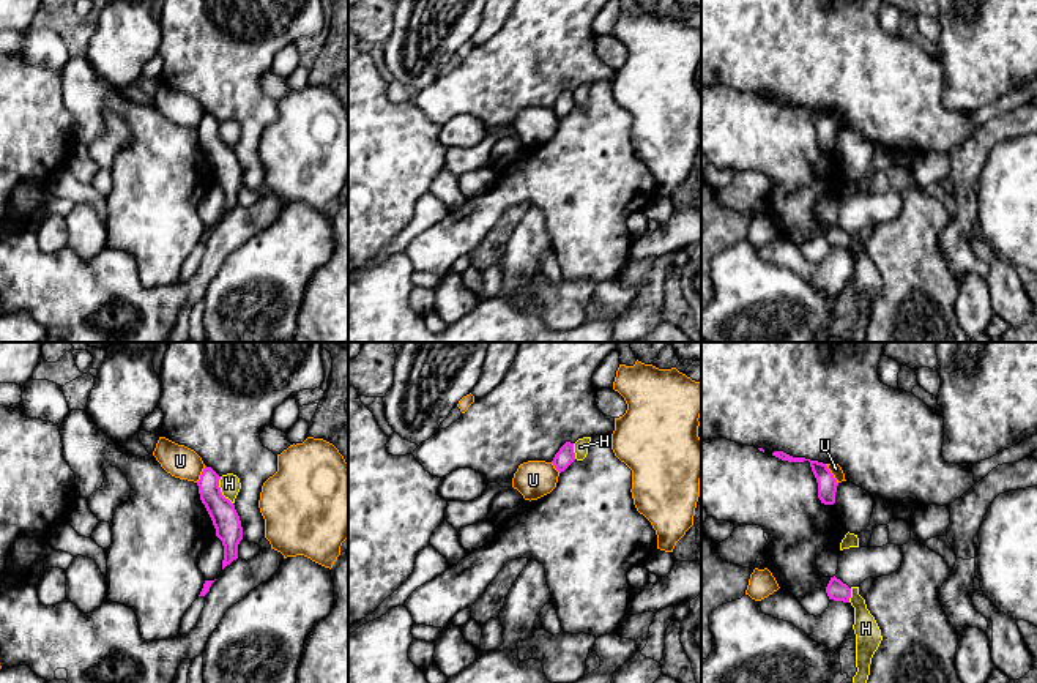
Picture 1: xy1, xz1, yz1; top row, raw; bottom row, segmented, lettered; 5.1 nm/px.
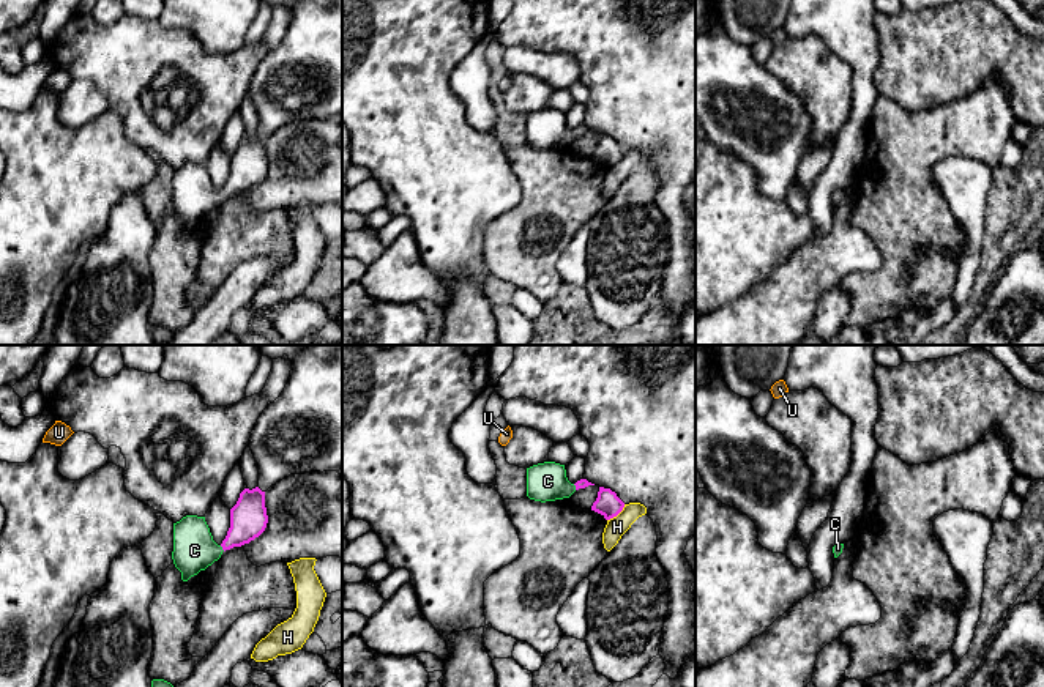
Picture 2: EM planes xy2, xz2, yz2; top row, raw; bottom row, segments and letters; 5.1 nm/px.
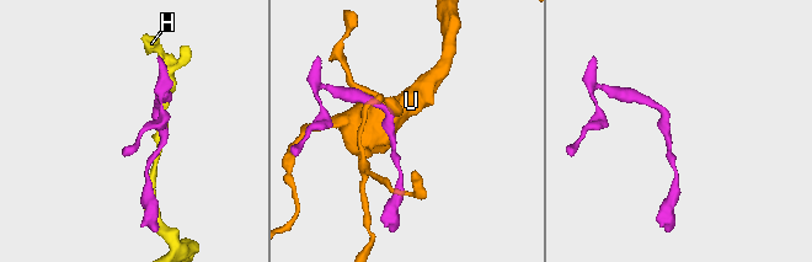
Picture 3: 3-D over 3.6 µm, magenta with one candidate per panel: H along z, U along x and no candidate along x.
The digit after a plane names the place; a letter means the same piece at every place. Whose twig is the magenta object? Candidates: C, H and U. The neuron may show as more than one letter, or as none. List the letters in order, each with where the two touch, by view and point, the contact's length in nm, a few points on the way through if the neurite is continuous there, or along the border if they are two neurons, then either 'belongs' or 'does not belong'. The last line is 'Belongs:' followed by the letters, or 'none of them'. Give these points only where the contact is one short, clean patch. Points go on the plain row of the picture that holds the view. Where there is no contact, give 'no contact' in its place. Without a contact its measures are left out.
C: contact xy2 (223, 196); length 40 nm; way xy2 (248, 164), (245, 174), (223, 196), (194, 197); belongs
H: contact xy1 (219, 138); length 160 nm; does not belong
U: contact yz1 (831, 120); length 120 nm; does not belong
Belongs: C

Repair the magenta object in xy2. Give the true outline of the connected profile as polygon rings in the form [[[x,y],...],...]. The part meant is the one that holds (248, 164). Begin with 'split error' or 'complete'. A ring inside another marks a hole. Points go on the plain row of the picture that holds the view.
split error; [[[259,134],[244,136],[230,156],[230,175],[221,192],[213,188],[205,164],[186,162],[173,170],[172,206],[181,219],[181,227],[205,217],[221,205],[226,197],[241,194],[259,184],[268,170],[265,139]]]

